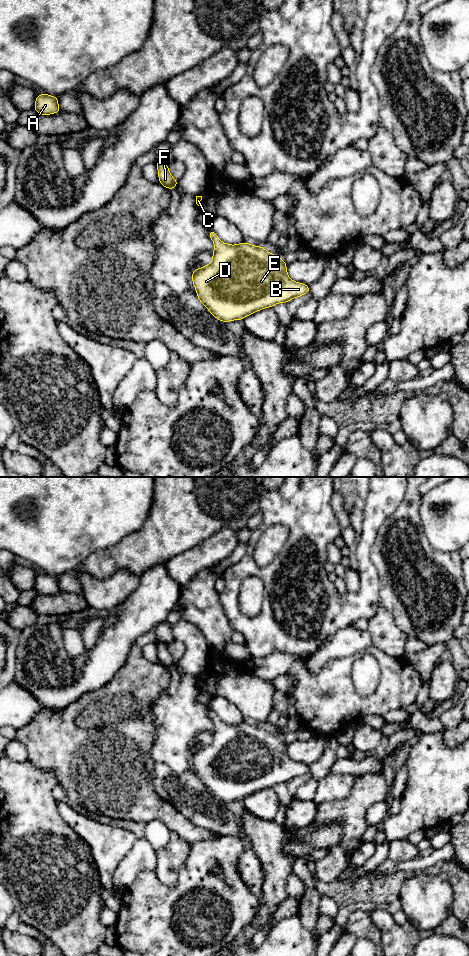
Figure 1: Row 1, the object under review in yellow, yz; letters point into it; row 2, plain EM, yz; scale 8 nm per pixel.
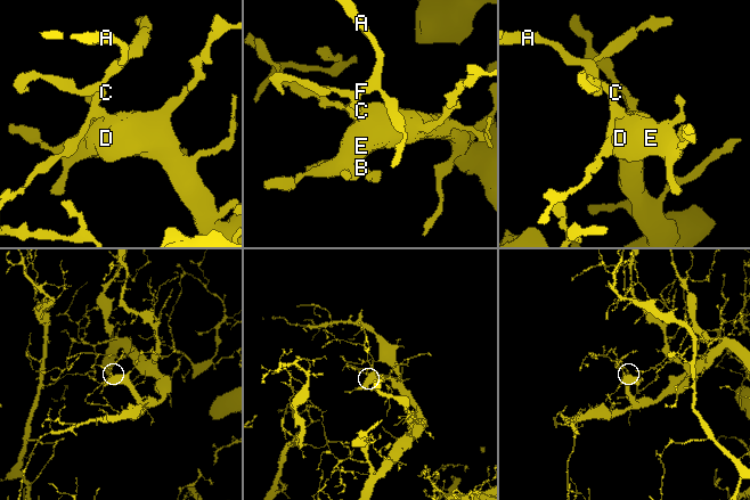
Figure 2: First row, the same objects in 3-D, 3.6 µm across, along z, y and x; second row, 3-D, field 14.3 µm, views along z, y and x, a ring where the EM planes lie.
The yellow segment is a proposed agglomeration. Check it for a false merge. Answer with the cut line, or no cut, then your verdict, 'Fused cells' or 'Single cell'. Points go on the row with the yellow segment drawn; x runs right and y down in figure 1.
No split. Single cell

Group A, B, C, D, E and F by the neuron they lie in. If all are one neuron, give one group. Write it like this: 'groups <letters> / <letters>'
groups A B C D E F

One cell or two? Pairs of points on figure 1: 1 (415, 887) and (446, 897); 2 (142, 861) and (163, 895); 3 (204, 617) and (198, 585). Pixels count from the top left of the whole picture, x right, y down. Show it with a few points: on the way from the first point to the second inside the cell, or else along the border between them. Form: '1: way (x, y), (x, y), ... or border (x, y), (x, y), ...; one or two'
1: way (423, 895), (425, 897), (438, 897); one
2: border (155, 870), (141, 870), (129, 884); two
3: way (205, 609), (199, 603), (199, 593); one

